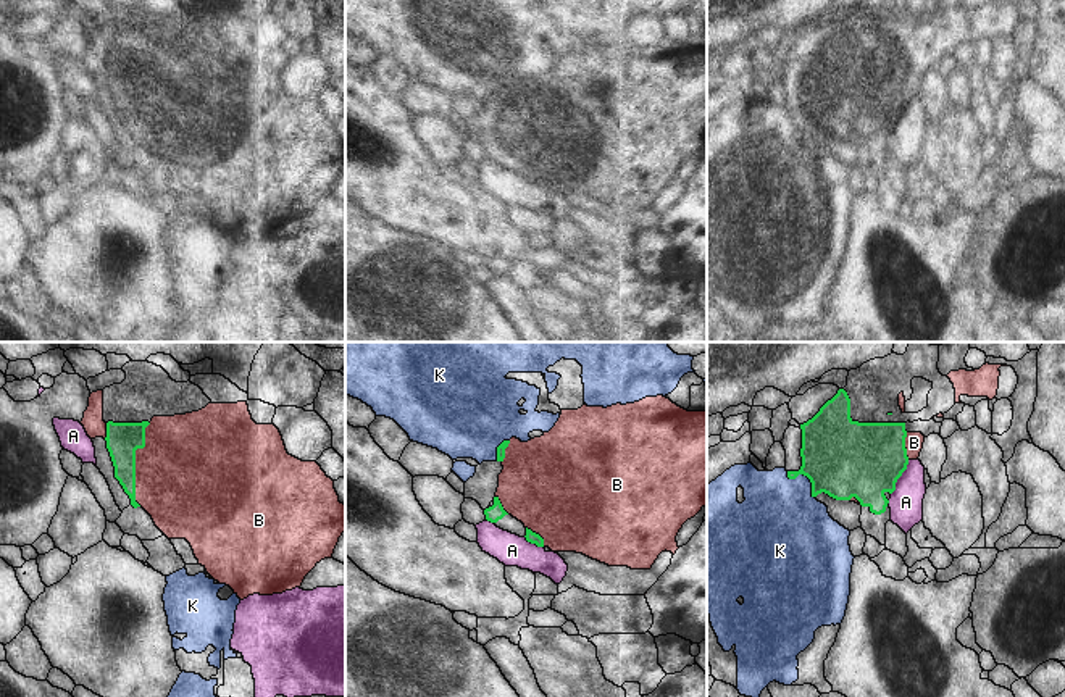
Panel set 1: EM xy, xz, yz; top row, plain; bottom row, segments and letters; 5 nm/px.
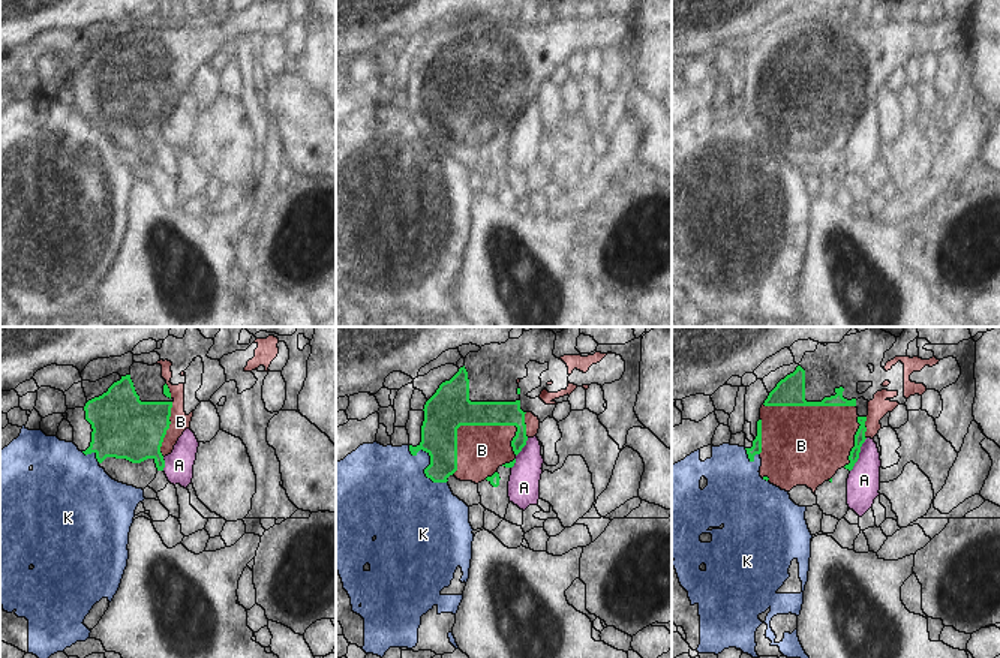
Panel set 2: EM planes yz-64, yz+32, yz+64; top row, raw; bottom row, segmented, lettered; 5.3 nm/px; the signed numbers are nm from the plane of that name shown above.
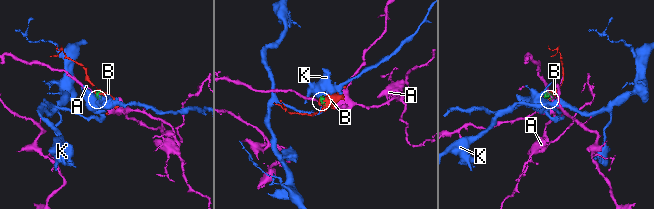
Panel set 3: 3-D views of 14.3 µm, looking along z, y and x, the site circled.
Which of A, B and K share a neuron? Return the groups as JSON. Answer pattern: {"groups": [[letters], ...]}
{"groups": [["A"], ["B"], ["K"]]}

